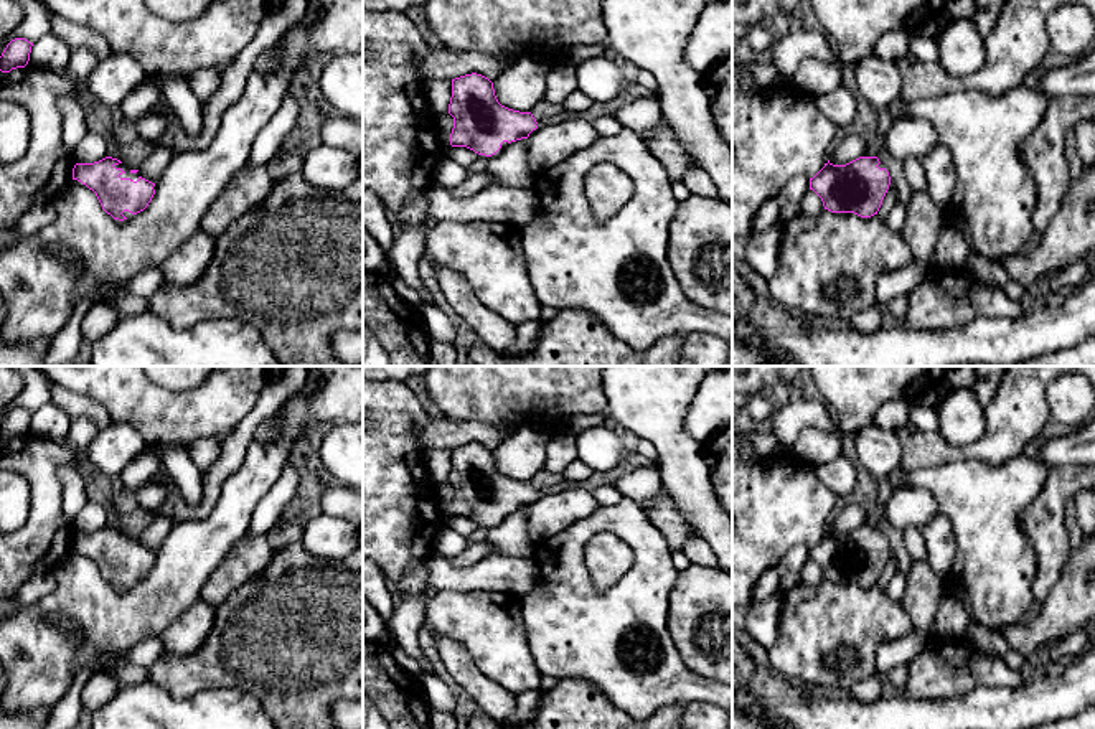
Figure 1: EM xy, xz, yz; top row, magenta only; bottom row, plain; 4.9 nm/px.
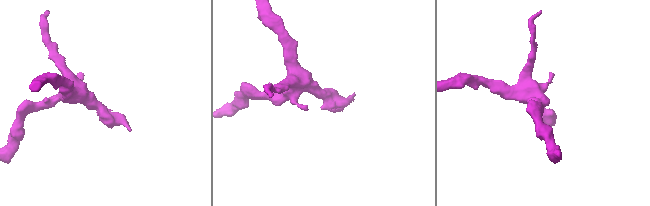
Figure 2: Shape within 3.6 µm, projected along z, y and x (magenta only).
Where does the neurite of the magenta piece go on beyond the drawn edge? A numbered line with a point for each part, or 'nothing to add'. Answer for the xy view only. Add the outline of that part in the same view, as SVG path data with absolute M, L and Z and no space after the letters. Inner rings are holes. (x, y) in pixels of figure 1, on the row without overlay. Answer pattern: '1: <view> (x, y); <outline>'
1: xy (126, 536); M119 533L119 534L114 534L114 536L124 539L124 543L119 544L120 548L130 548L130 549L137 551L139 546L140 546L140 543L137 541L139 538L132 536L129 533Z

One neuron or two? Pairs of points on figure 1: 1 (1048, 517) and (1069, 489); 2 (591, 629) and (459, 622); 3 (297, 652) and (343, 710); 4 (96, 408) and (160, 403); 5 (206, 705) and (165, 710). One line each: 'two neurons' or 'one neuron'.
1: one neuron
2: two neurons
3: two neurons
4: two neurons
5: one neuron

